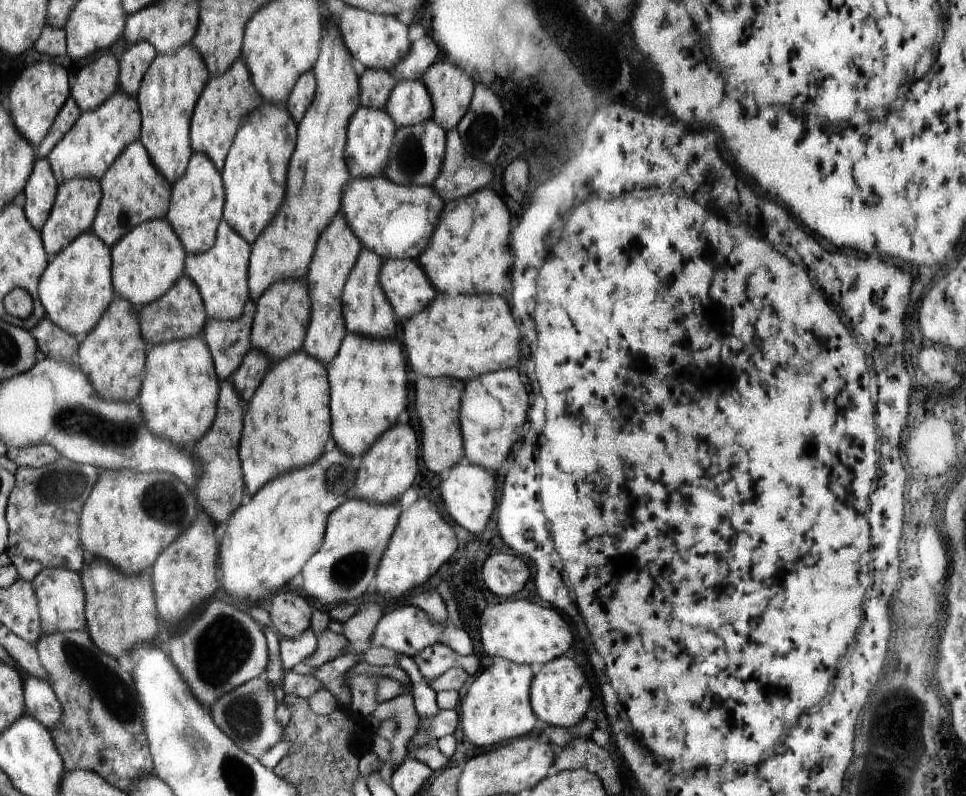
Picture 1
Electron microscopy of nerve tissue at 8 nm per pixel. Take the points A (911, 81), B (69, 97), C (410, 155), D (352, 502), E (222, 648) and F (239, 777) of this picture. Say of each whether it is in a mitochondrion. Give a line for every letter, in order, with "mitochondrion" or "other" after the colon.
A: other
B: other
C: mitochondrion
D: other
E: mitochondrion
F: mitochondrion

